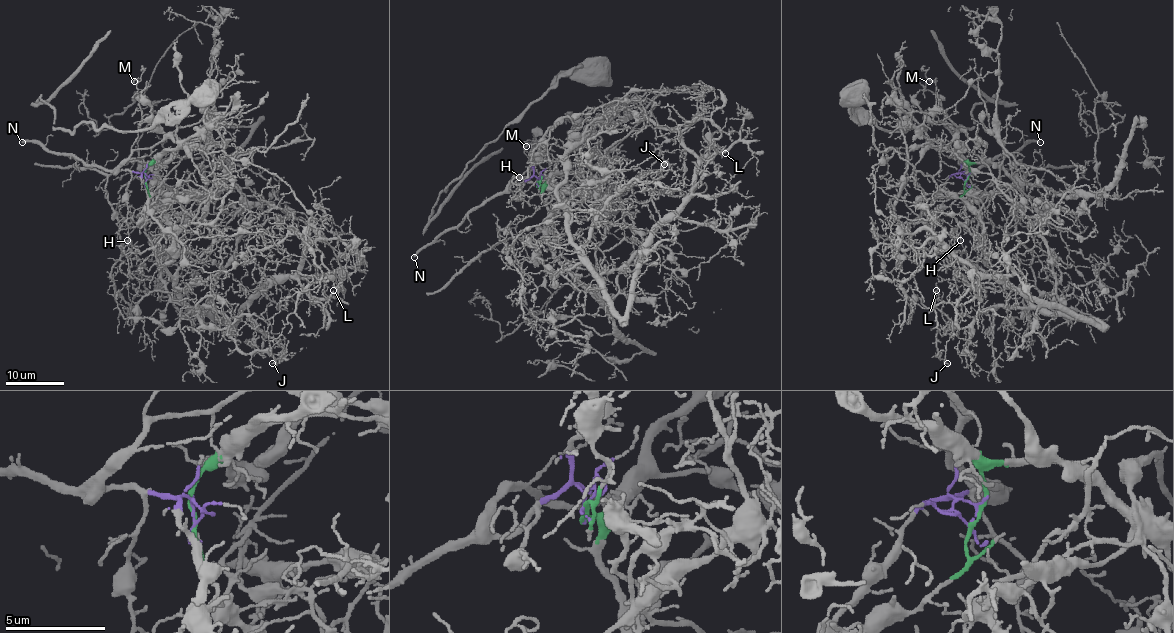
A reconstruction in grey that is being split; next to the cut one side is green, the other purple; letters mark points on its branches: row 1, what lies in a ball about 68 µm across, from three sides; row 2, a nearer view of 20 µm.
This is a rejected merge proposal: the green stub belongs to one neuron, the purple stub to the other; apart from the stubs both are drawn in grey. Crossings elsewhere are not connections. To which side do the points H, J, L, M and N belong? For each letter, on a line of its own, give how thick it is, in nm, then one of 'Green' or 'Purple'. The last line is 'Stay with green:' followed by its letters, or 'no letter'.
H: Thickness 120 nm. Purple
J: Thickness 150 nm. Green
L: Thickness 170 nm. Green
M: Thickness 120 nm. Purple
N: Thickness 280 nm. Purple
Stay with green: J, L

